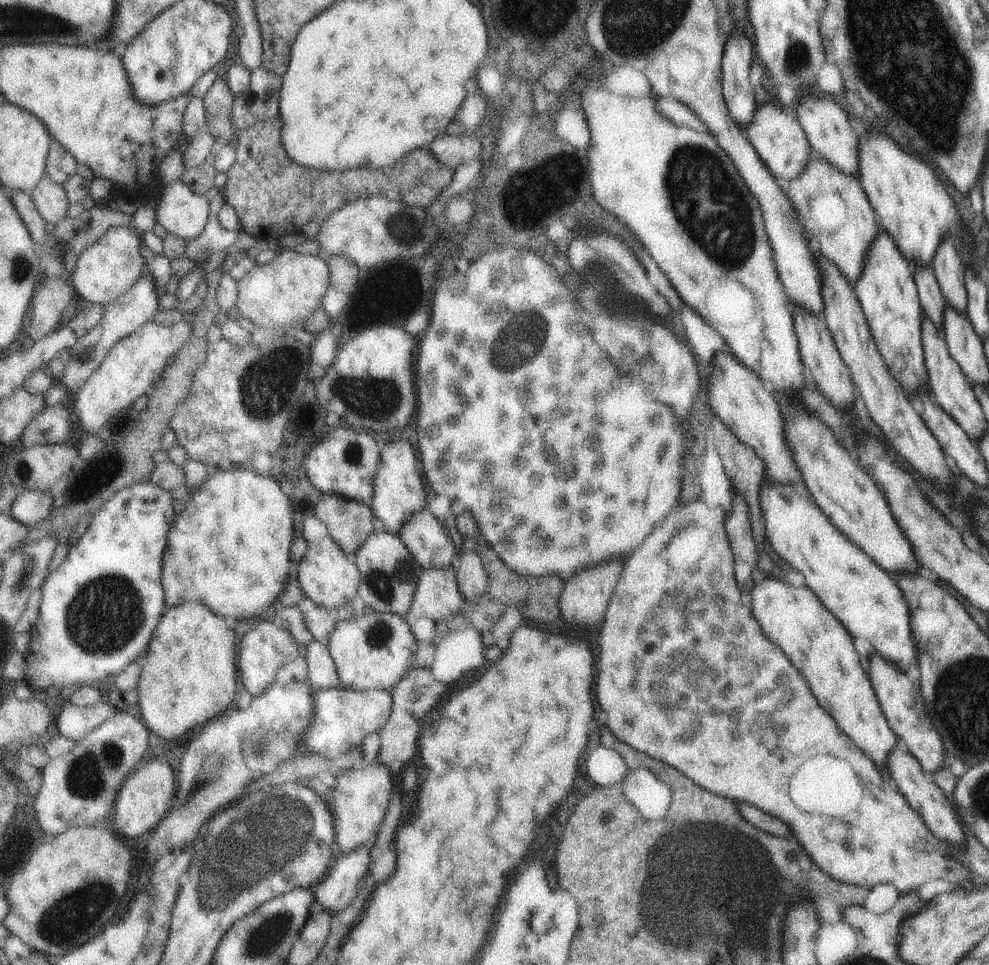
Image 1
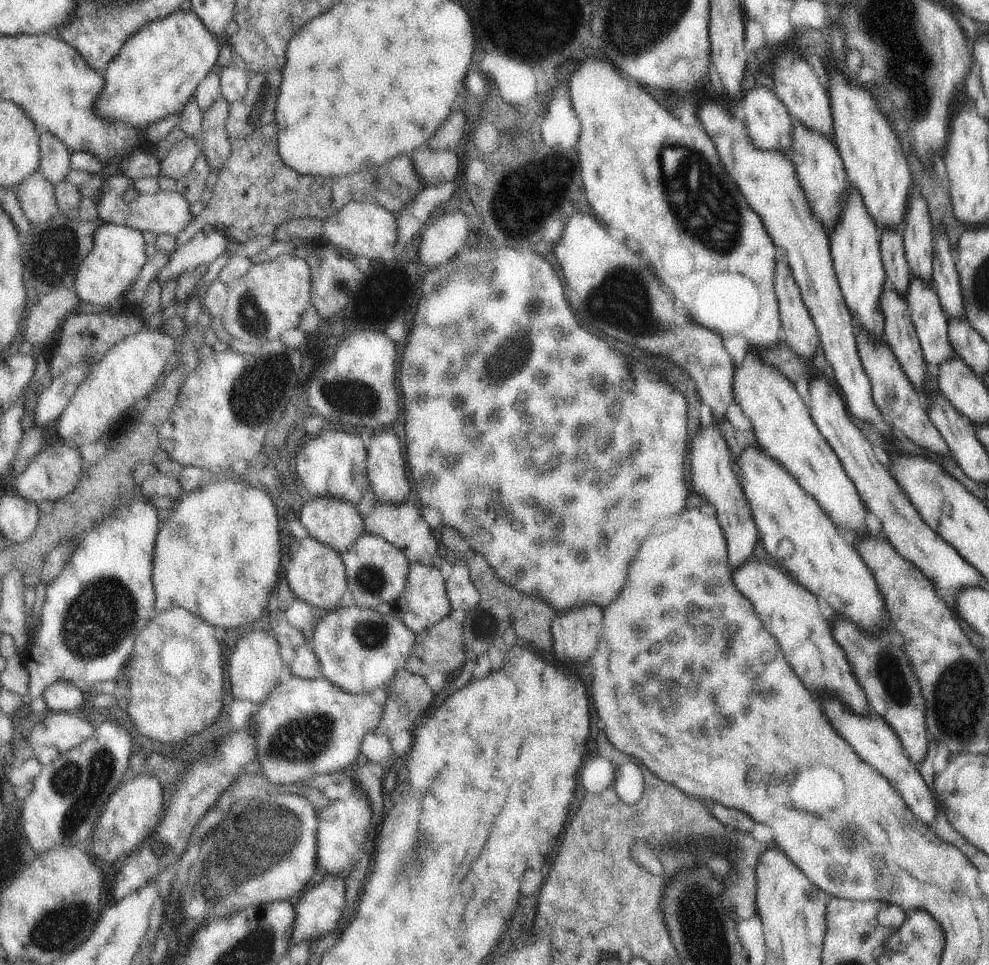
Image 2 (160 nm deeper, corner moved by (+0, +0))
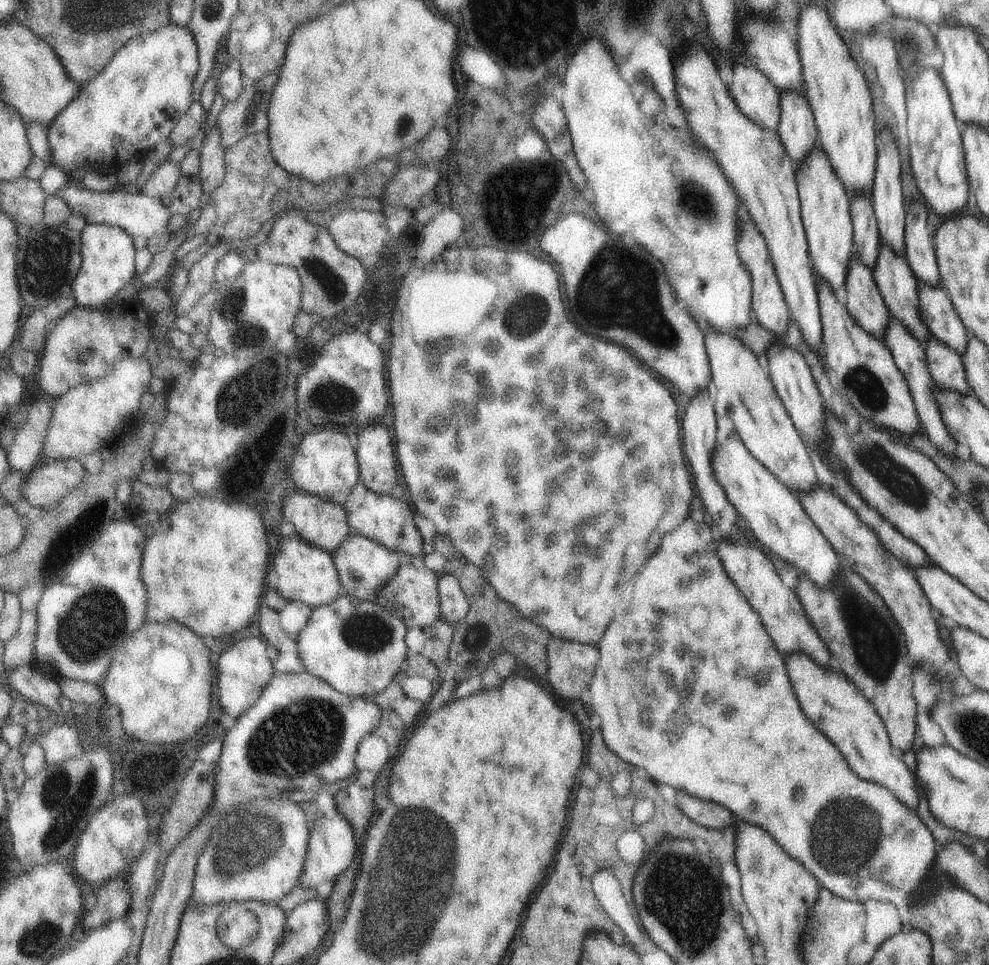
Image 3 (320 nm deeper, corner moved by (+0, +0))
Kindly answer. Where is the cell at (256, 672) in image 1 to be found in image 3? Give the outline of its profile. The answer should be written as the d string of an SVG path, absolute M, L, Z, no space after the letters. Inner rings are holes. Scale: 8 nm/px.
M240 636L230 648L218 658L217 682L219 684L219 704L224 713L237 718L250 708L256 699L261 695L262 689L275 674L273 662L266 653L268 644L262 640L250 636Z

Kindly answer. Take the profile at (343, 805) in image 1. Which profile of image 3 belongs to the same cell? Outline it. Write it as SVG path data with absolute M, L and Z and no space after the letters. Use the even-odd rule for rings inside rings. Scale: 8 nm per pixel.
M338 813L334 818L327 818L324 815L313 824L312 830L309 831L308 850L306 851L298 886L305 889L316 889L324 882L335 883L339 876L343 875L351 865L351 860L356 854L356 845L353 828L343 815Z

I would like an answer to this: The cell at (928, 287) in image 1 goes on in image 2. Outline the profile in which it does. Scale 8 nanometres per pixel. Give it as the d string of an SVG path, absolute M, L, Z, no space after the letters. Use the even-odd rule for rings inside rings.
M886 227L880 234L879 253L882 260L881 266L887 276L886 280L892 284L897 293L905 297L912 272L904 256L901 232L892 227Z

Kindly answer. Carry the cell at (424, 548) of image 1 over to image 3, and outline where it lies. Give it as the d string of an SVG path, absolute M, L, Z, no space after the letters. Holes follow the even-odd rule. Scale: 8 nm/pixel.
M359 481L352 490L346 503L342 505L346 516L350 535L362 535L382 543L388 550L406 553L410 556L424 556L422 551L422 535L414 524L414 508L389 495L375 494Z

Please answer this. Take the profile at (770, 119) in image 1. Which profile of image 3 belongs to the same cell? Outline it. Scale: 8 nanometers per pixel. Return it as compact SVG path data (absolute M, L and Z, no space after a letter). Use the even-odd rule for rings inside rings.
M736 64L729 93L746 118L760 128L777 130L779 90L758 67Z

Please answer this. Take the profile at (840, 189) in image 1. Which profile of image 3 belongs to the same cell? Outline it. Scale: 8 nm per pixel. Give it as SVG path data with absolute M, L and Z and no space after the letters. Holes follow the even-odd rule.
M778 89L780 103L780 118L777 126L778 136L784 145L786 154L798 162L811 151L812 147L818 147L817 128L814 115L806 96L794 89Z

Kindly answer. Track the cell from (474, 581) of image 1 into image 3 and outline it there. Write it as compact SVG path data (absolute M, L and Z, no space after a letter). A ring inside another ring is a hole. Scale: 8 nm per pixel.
M449 570L447 574L439 575L437 584L439 616L452 626L456 626L469 609L469 602L459 585L458 575L459 573Z

